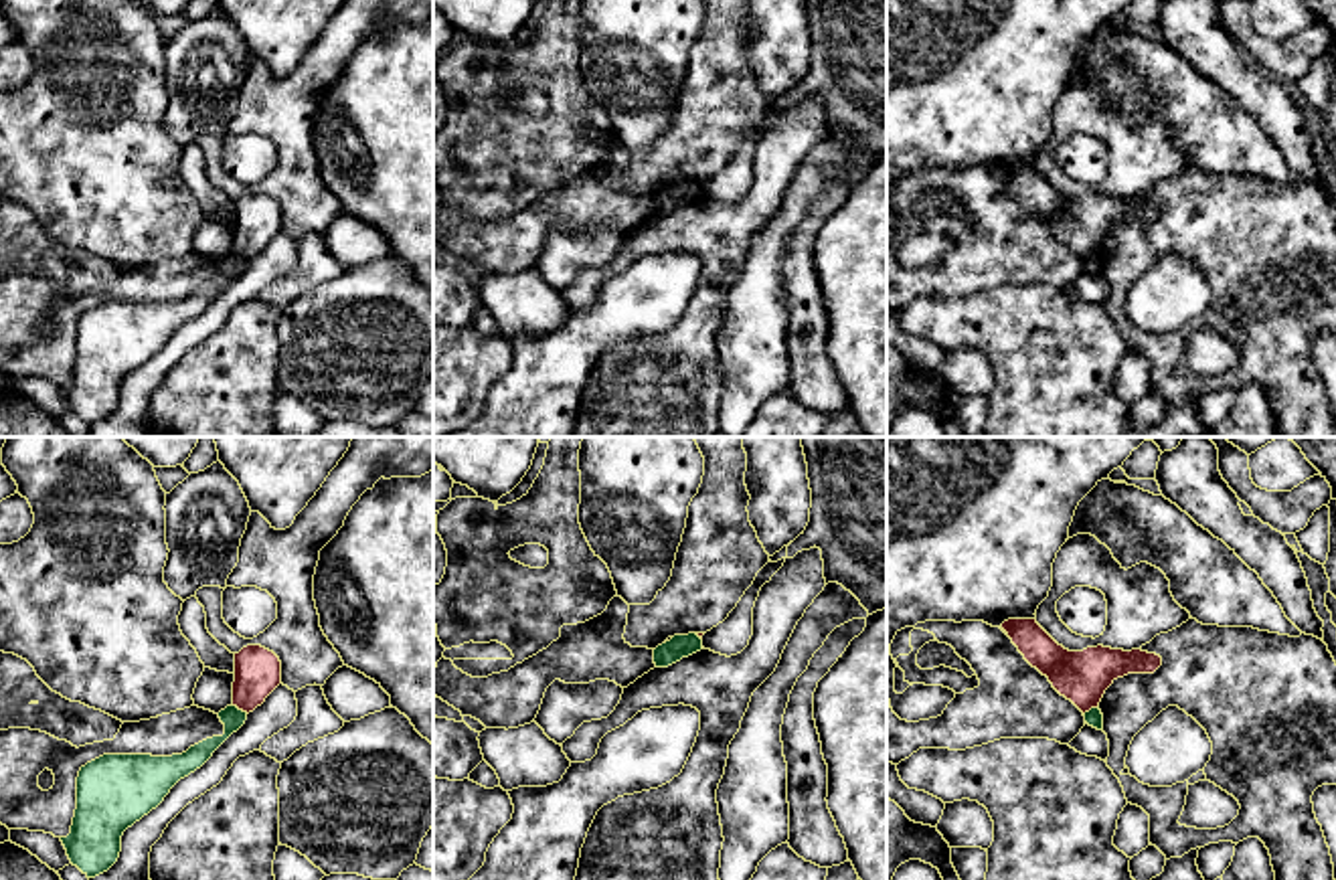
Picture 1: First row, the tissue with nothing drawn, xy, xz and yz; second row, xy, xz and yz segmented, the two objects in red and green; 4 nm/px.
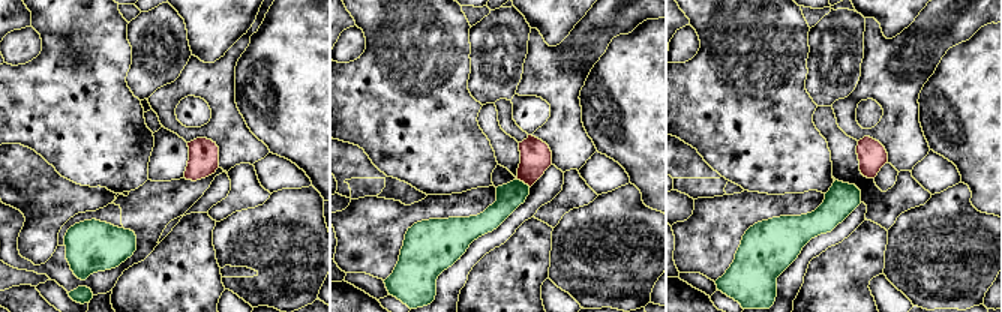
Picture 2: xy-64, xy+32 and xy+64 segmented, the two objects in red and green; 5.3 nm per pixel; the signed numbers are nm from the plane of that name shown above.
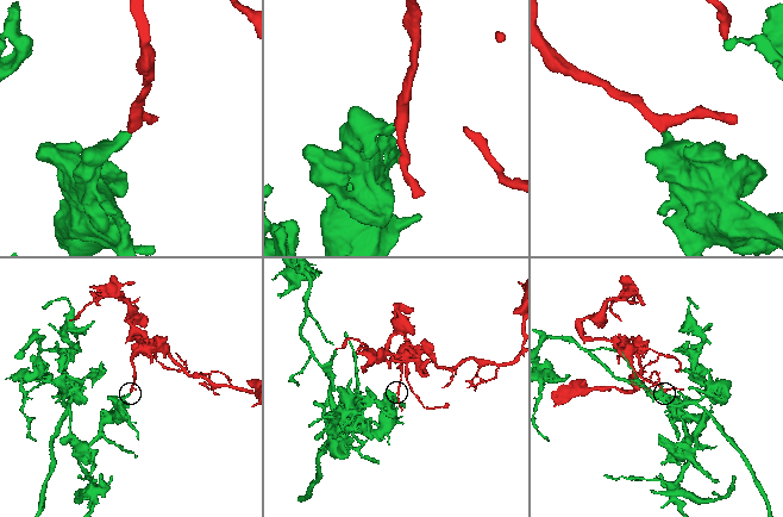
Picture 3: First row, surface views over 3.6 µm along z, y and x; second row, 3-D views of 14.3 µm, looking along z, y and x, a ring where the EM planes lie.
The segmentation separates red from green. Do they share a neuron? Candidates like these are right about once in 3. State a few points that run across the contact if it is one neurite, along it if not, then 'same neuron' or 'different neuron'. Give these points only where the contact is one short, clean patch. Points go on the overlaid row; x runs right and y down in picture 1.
line xy (231, 705), (247, 713); different neuron

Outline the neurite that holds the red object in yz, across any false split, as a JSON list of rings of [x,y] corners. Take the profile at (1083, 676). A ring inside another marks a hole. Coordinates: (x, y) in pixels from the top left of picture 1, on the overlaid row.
[[[1008,619],[1002,623],[1024,659],[1049,678],[1053,688],[1083,714],[1097,708],[1105,690],[1128,674],[1154,674],[1162,657],[1142,649],[1087,647],[1069,651],[1059,645],[1036,619]]]

